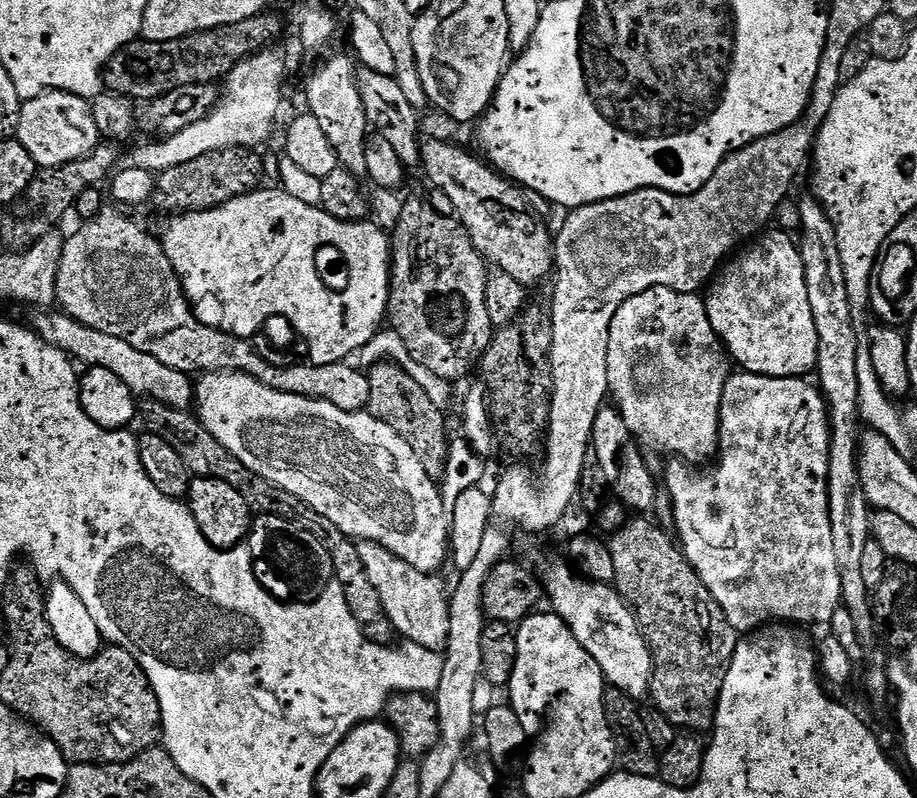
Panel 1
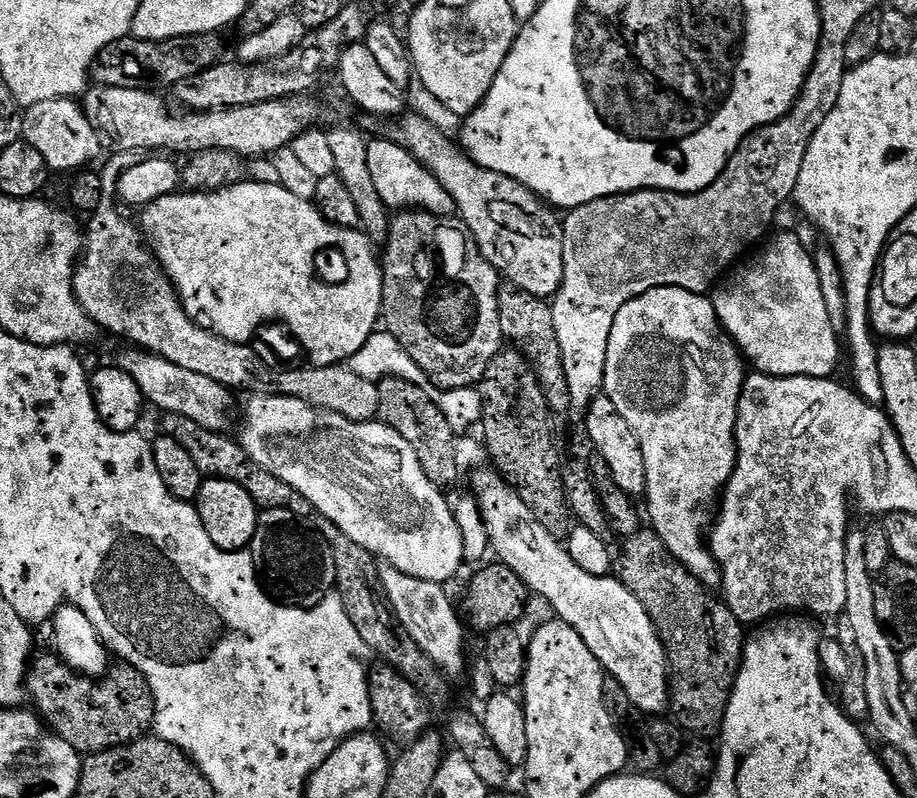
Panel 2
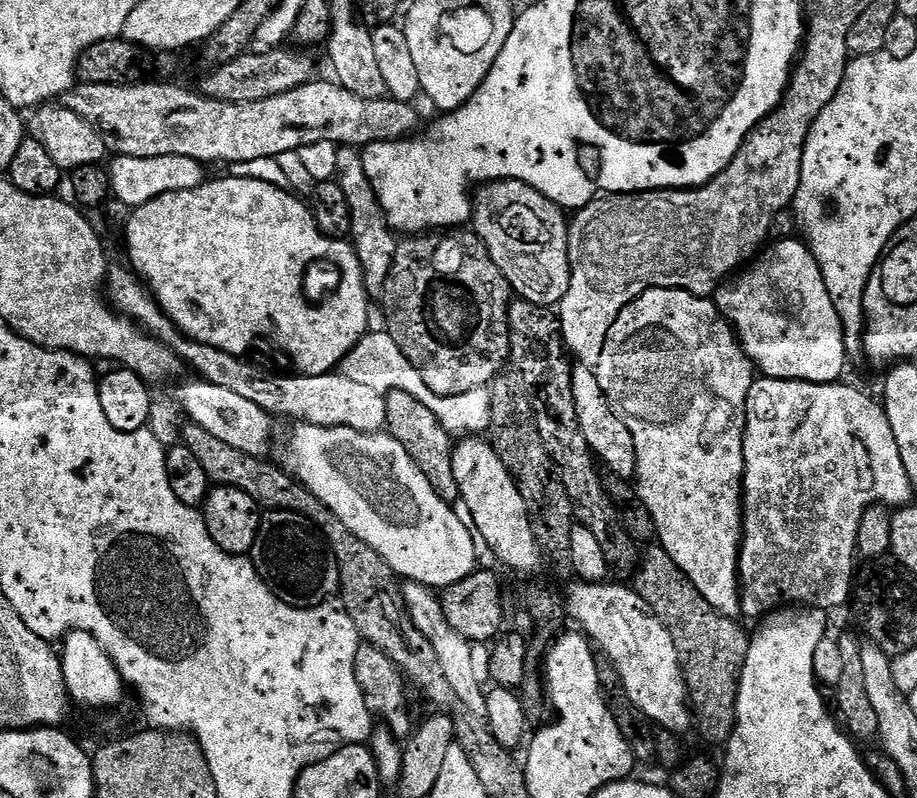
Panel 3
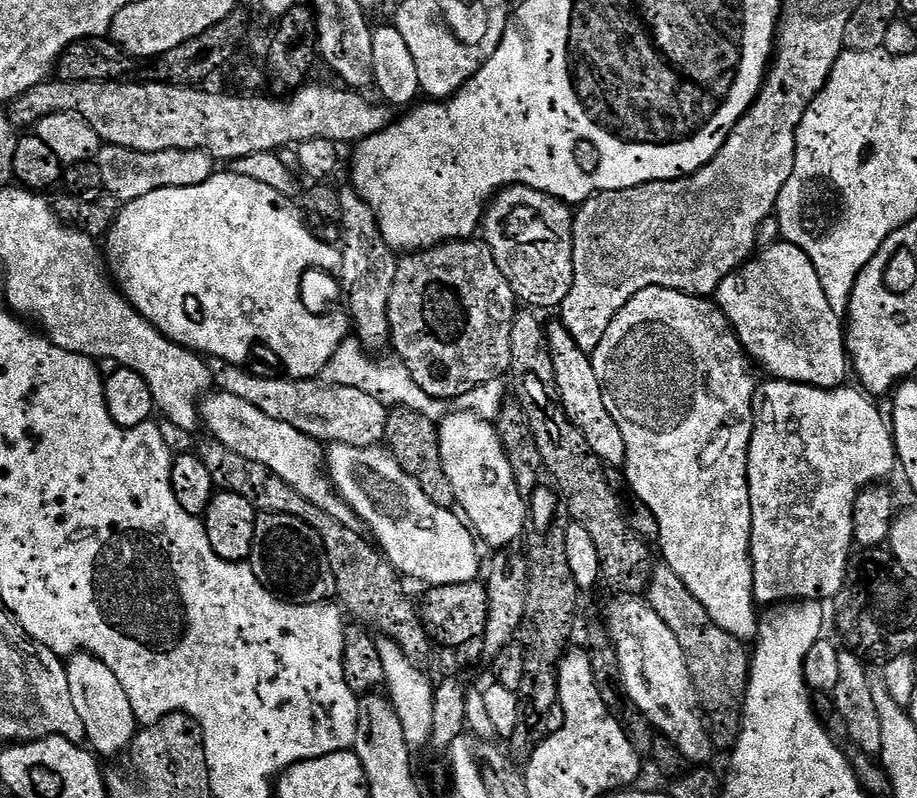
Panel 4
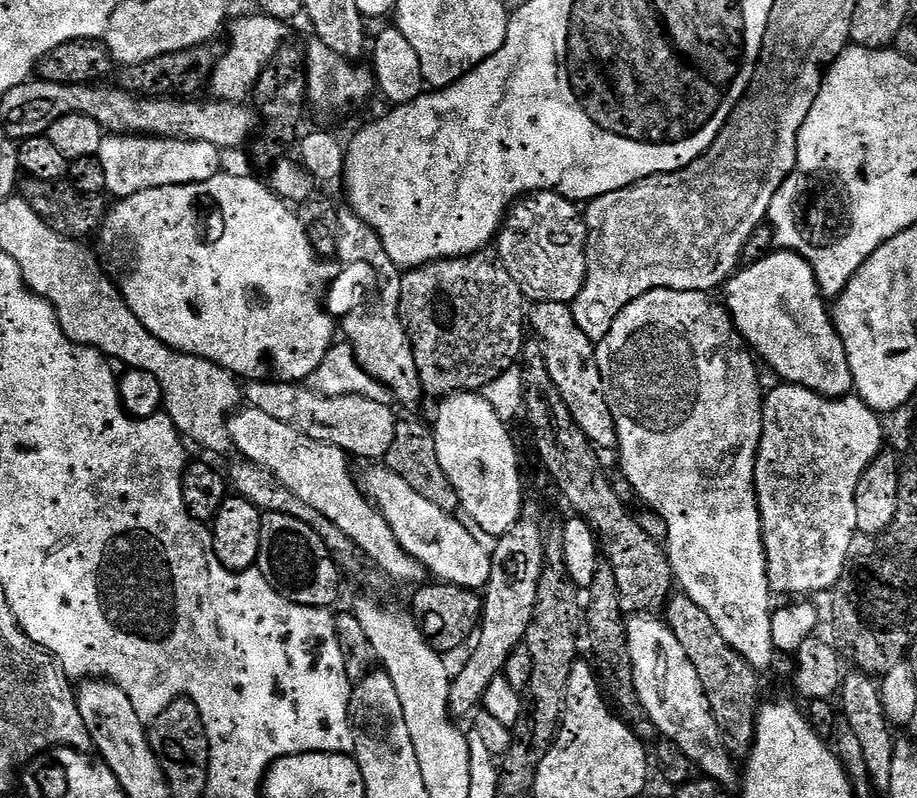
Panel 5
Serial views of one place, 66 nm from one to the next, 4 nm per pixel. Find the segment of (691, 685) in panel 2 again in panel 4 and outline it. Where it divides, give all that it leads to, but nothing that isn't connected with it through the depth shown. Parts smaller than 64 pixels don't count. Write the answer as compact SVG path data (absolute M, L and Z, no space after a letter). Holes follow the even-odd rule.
M663 562L653 567L646 599L658 618L670 626L674 638L678 638L678 646L682 646L682 654L686 658L690 678L696 685L696 695L707 723L713 729L720 728L722 735L735 737L740 731L744 714L744 695L748 693L750 652L744 649L747 648L745 641L718 626L718 622L706 614L706 606L702 606L702 602L686 590L686 582L682 582L682 578L678 578L678 574L674 574L674 570Z

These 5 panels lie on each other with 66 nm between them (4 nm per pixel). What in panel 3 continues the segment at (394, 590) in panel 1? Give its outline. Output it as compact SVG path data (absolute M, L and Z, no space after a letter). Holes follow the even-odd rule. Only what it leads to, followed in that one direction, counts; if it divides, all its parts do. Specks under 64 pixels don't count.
M411 582L405 583L403 588L402 603L408 617L412 619L414 626L422 634L426 634L430 646L434 646L434 654L438 654L438 662L442 665L442 671L445 672L446 679L450 681L450 686L456 697L460 699L461 705L467 712L472 712L481 718L486 717L488 698L485 685L479 684L476 675L473 675L472 641L462 638L462 634L458 634L458 630L454 630L454 626L450 626L450 622L446 622L446 614L442 610L440 596L433 589L427 588L424 584Z

